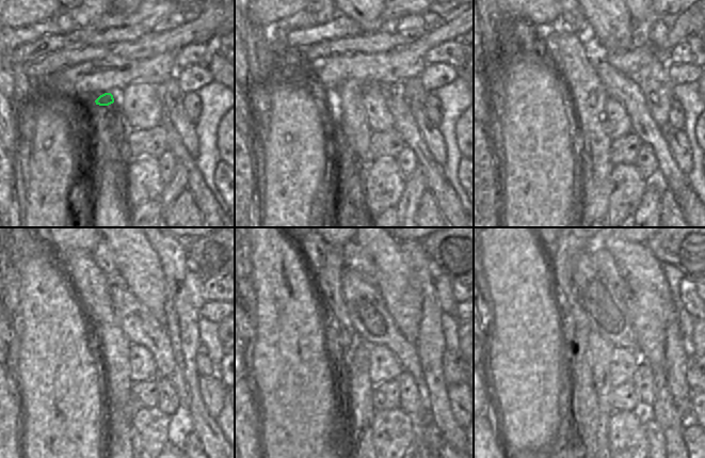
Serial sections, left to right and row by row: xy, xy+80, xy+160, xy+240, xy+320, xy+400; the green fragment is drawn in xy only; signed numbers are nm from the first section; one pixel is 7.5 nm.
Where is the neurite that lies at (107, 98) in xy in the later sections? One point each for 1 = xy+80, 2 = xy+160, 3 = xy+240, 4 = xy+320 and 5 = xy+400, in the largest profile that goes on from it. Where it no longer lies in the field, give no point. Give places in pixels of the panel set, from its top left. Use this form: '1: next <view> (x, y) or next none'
1: next xy+80 (342, 96)
2: next xy+160 (572, 51)
3: next xy+240 (93, 287)
4: next xy+320 (315, 250)
5: next xy+400 (550, 249)

